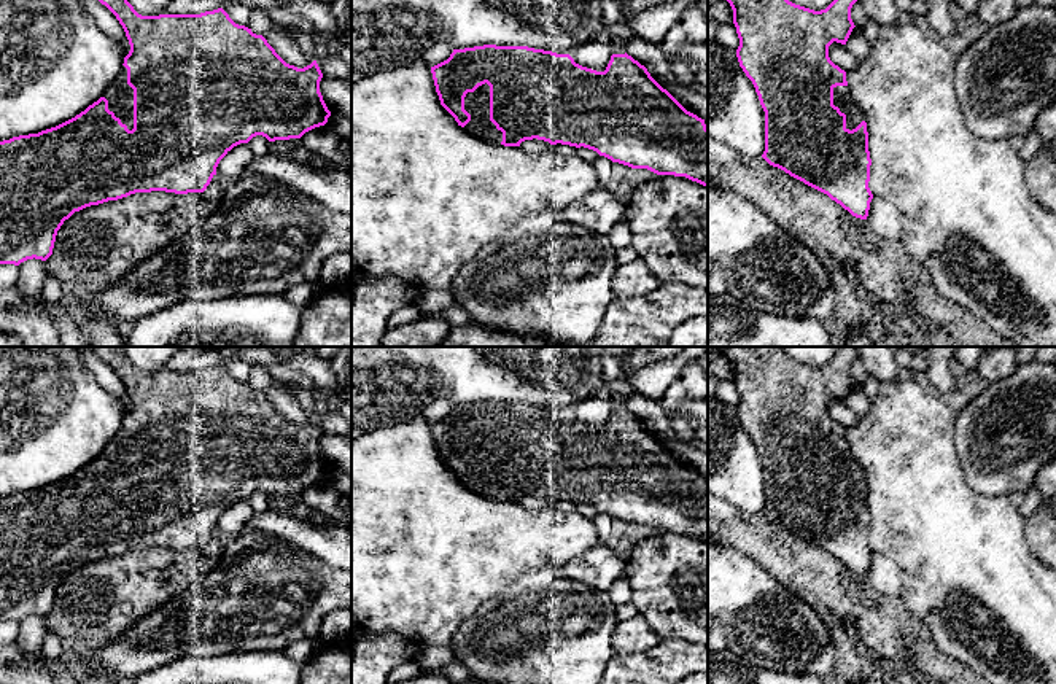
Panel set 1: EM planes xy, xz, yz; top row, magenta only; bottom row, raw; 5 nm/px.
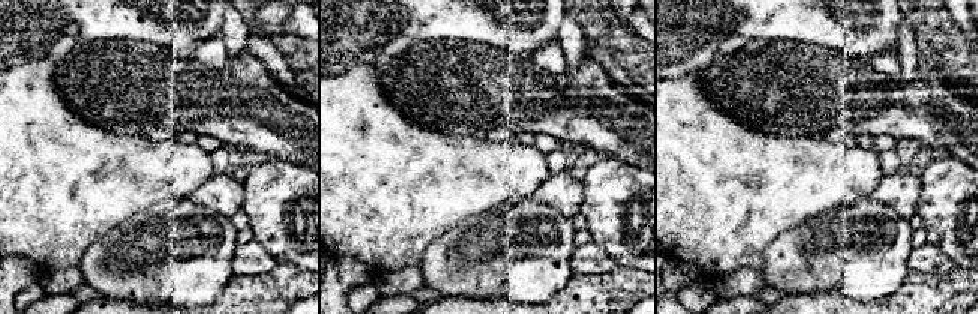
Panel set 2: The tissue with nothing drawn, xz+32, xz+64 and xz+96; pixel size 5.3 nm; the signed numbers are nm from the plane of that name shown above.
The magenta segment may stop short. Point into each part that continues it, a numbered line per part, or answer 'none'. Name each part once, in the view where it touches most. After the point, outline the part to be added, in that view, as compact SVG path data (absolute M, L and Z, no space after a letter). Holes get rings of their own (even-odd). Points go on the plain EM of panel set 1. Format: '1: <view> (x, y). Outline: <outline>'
1: xz (477, 460). Outline: M485 439L464 453L464 466L471 471L471 477L464 482L468 488L482 496L498 499L503 498L503 488L490 477L490 442Z

